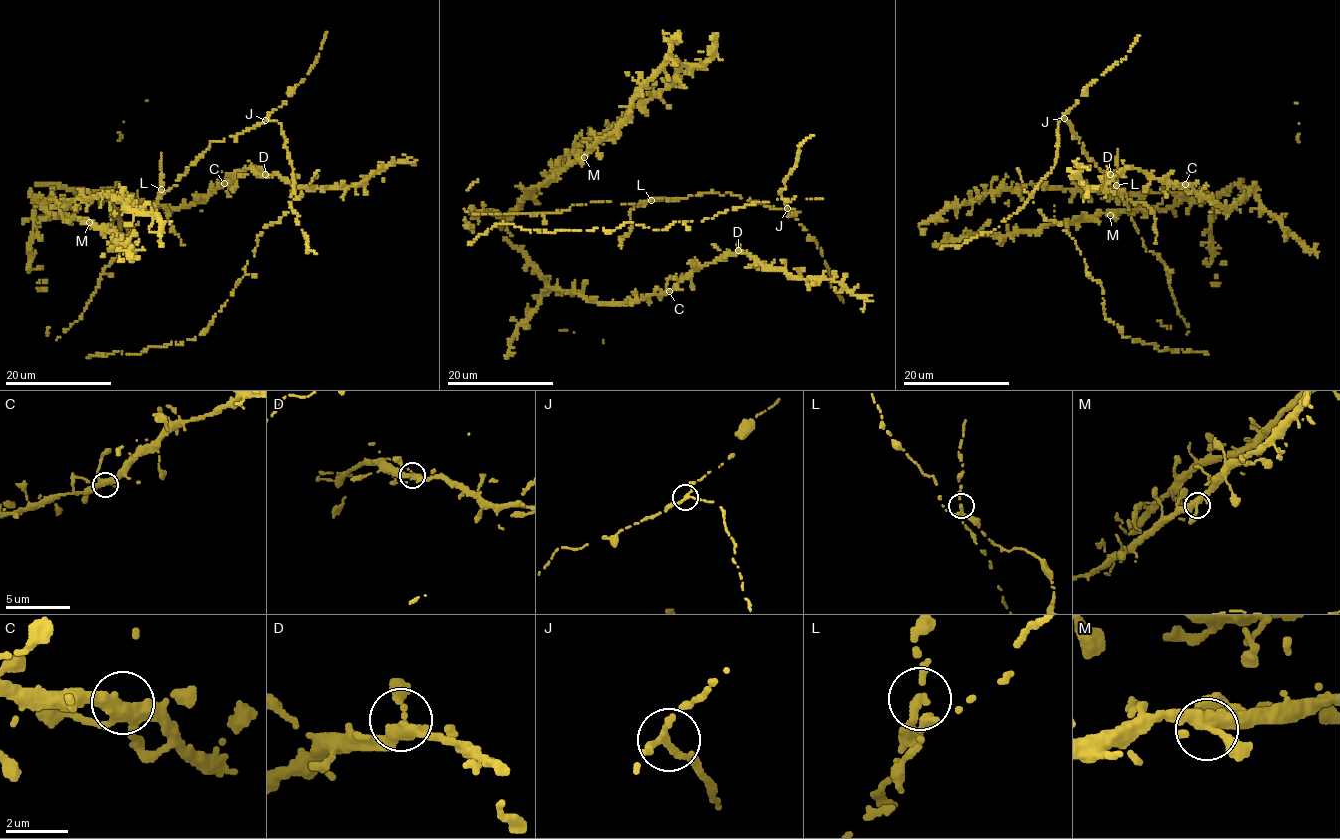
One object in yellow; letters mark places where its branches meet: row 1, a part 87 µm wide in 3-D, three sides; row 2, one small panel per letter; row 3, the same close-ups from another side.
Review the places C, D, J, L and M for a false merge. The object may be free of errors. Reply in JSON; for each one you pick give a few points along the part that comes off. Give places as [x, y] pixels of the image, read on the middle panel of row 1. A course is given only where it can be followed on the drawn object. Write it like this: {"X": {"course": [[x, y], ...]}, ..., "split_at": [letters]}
{"L": {"course": [[651, 200], [631, 210], [632, 229], [619, 239], [622, 245], [620, 248]]}, "split_at": ["L"]}

